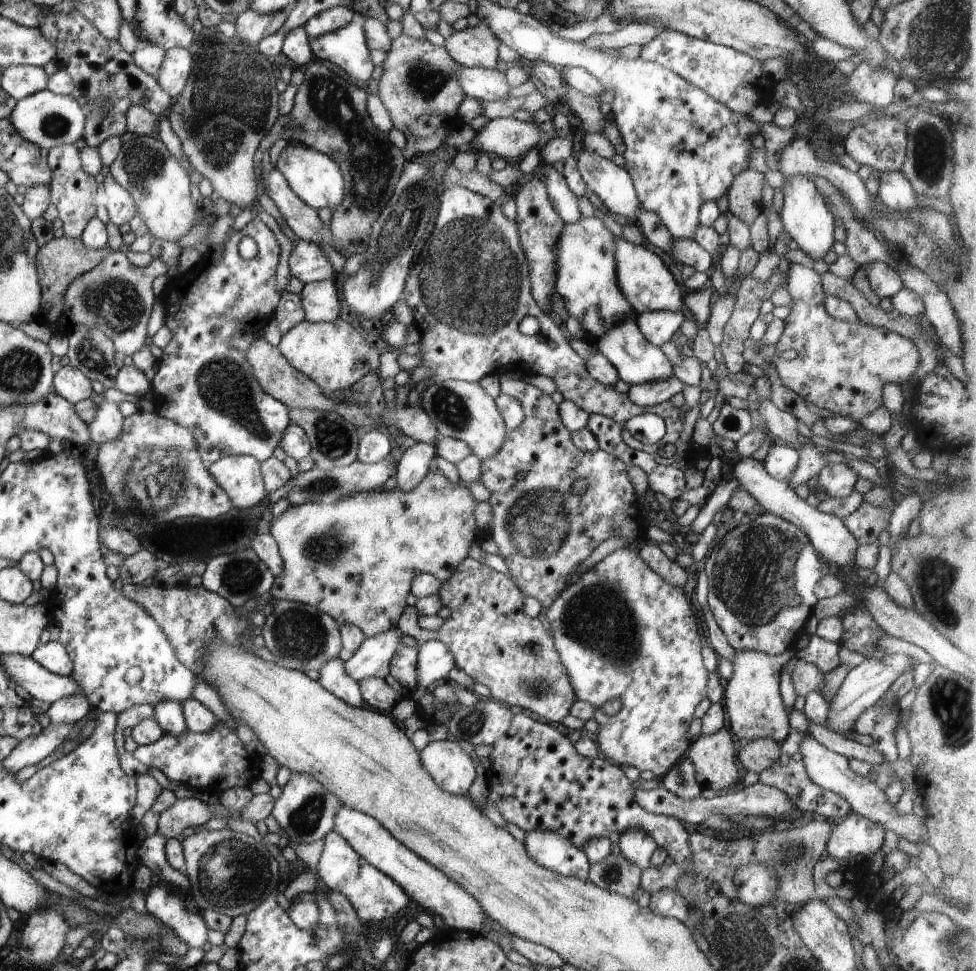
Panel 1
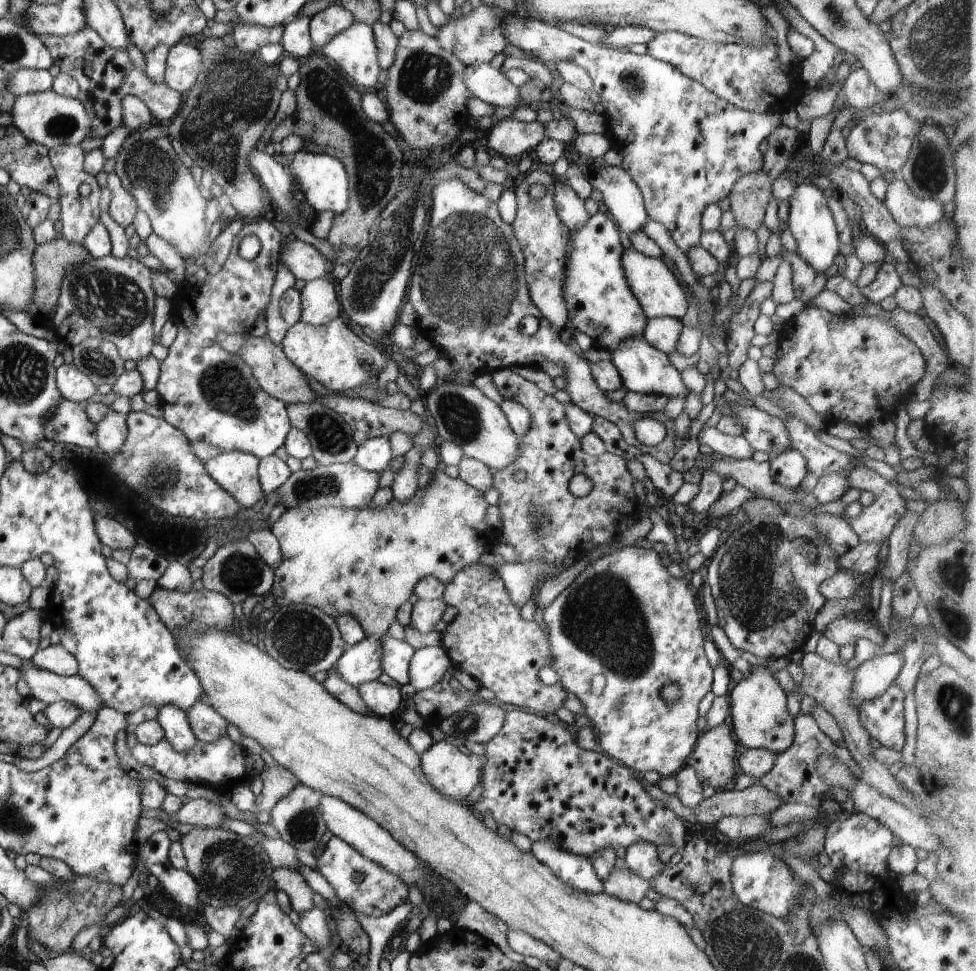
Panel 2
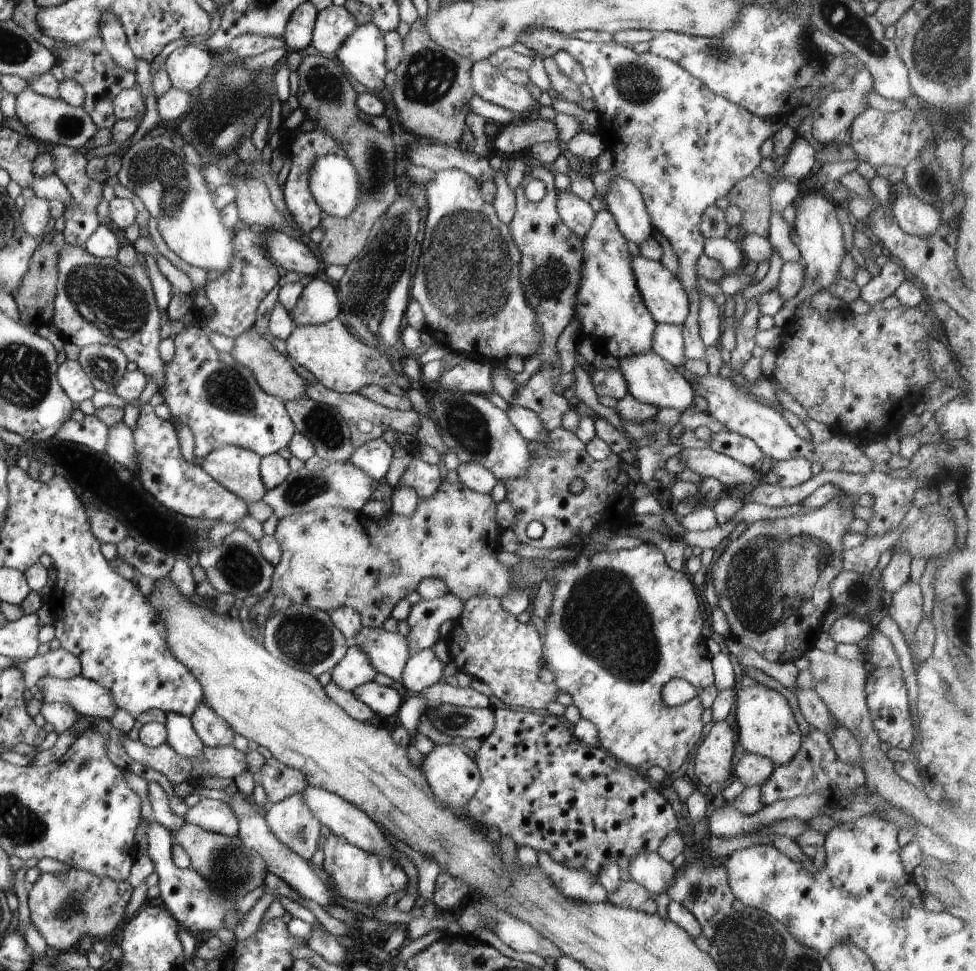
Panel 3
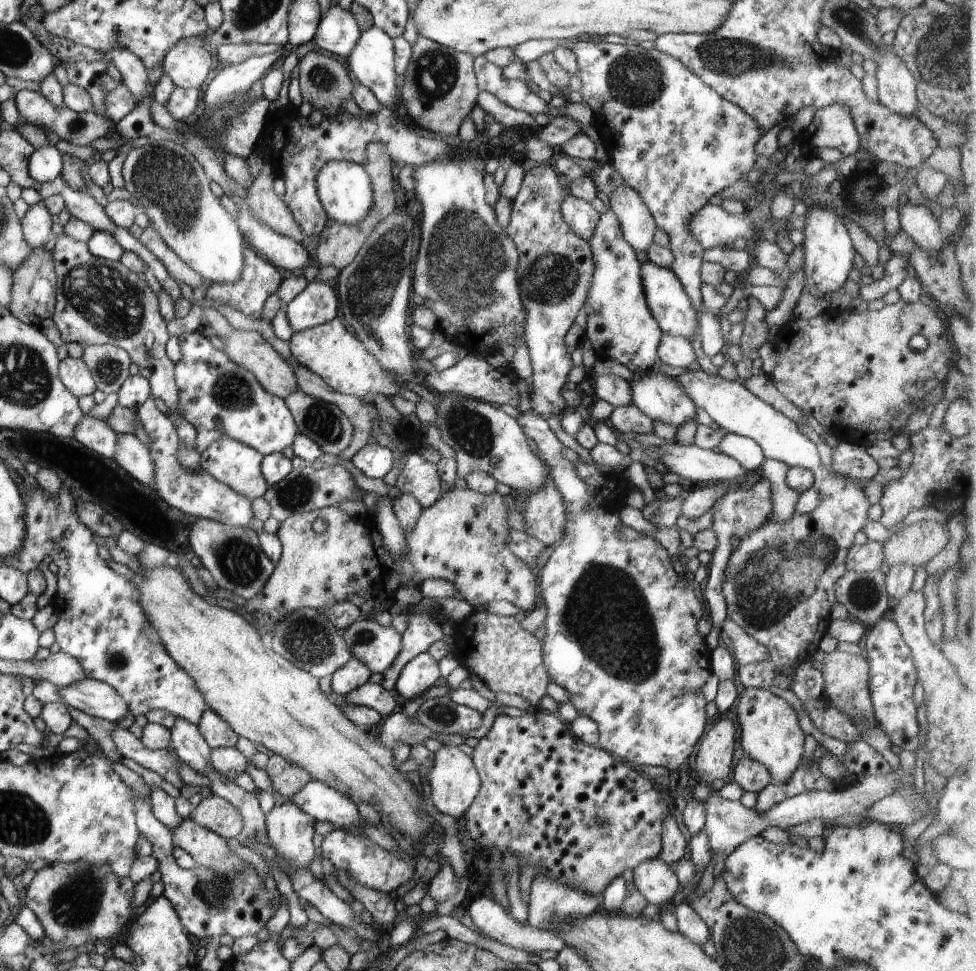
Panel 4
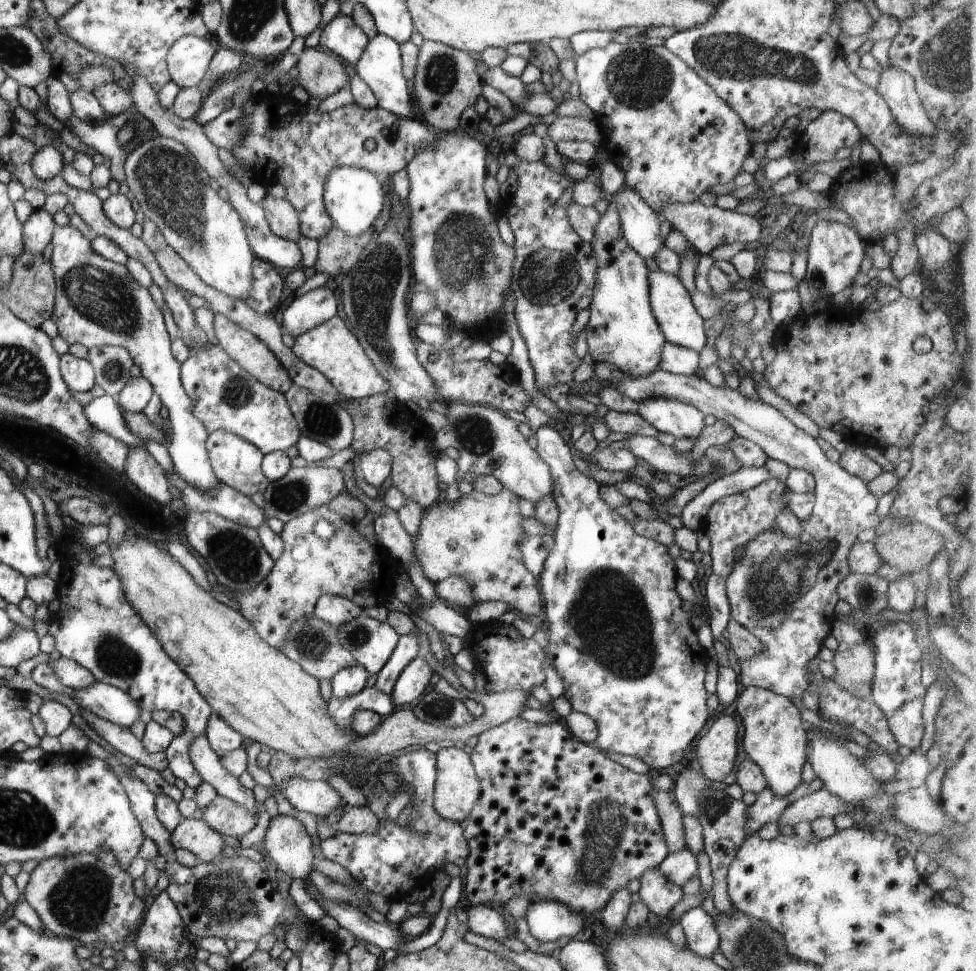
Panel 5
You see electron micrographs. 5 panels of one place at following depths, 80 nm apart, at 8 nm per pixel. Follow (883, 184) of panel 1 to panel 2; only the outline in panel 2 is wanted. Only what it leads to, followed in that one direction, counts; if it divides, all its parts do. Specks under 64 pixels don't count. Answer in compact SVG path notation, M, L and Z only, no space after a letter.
M899 175L888 183L883 205L903 227L927 227L948 218L949 208L916 196Z

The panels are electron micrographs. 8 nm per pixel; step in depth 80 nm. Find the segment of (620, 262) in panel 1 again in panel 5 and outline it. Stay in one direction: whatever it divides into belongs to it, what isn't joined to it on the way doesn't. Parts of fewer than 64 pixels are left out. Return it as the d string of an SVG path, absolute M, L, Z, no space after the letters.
M660 269L649 270L648 284L651 309L665 339L669 343L695 350L699 354L706 346L707 336L704 331L704 317L698 314L691 294L675 274Z

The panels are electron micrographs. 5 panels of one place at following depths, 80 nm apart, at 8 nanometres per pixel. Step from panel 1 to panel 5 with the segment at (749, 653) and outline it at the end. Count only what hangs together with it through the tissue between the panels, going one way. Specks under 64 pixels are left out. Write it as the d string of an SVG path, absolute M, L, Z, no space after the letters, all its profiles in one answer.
M742 687L742 694L736 700L736 712L744 726L744 738L742 738L742 748L748 755L747 758L754 761L767 778L768 788L778 796L786 796L798 788L802 781L802 766L804 766L805 756L809 738L807 737L807 724L800 718L796 706L789 698L776 694L768 689L760 687Z

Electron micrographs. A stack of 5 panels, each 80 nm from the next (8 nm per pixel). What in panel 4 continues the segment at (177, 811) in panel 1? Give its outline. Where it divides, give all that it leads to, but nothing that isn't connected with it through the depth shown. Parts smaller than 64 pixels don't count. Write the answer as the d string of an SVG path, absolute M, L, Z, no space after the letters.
M214 794L203 798L192 809L189 819L230 840L237 838L243 827L242 817L234 806Z

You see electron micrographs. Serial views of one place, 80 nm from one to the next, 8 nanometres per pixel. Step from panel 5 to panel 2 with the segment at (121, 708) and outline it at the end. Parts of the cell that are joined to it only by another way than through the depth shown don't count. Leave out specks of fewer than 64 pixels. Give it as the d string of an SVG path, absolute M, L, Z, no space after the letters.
M31 660L22 661L22 666L18 669L21 680L24 682L30 698L42 700L47 705L58 701L68 701L77 704L84 712L97 711L103 706L99 692L96 692L93 686L81 676L62 676L53 672L38 668Z

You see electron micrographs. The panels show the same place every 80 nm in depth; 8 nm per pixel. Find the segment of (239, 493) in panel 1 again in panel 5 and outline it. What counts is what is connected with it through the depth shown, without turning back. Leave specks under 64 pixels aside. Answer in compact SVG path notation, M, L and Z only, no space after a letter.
M220 429L209 433L205 447L214 474L222 484L231 486L249 497L256 493L263 493L266 490L269 480L264 476L261 469L261 462L265 454L262 454L259 448L231 432Z

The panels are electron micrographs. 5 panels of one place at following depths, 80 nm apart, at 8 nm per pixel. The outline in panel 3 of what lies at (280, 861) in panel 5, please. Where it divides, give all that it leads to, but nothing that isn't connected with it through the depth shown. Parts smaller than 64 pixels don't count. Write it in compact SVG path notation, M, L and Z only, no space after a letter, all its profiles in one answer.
M296 793L268 806L264 817L270 830L289 849L296 851L305 861L311 860L322 843L322 823L305 804L302 793Z

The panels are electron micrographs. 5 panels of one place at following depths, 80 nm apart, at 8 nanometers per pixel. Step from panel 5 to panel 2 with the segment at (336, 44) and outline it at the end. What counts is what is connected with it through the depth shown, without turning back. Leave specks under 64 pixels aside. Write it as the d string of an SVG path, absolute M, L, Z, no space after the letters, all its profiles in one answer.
M340 2L317 12L309 22L309 33L316 50L334 38L334 35L354 23L355 16L346 10Z

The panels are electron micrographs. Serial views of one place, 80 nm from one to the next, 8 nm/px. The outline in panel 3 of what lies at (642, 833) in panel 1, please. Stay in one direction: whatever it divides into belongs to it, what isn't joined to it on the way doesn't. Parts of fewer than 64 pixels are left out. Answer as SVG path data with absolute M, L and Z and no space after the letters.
M648 851L638 854L635 859L630 860L627 876L636 879L644 885L651 894L659 894L669 889L675 868L666 862L657 851Z

